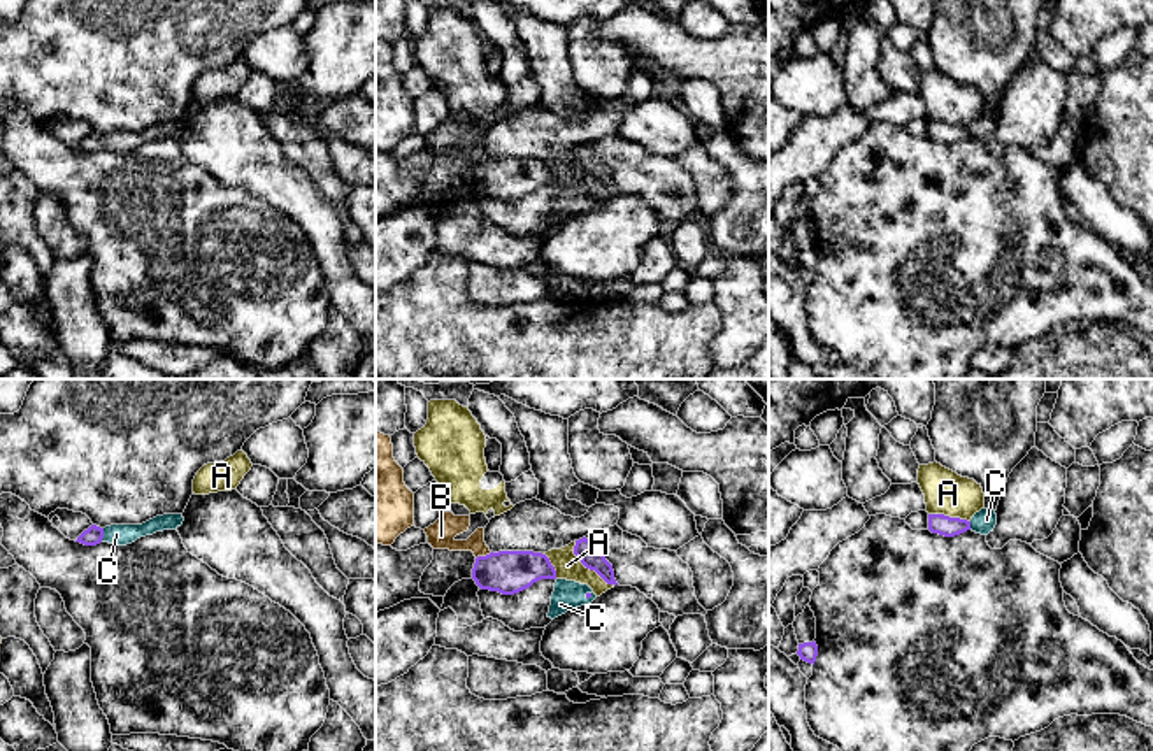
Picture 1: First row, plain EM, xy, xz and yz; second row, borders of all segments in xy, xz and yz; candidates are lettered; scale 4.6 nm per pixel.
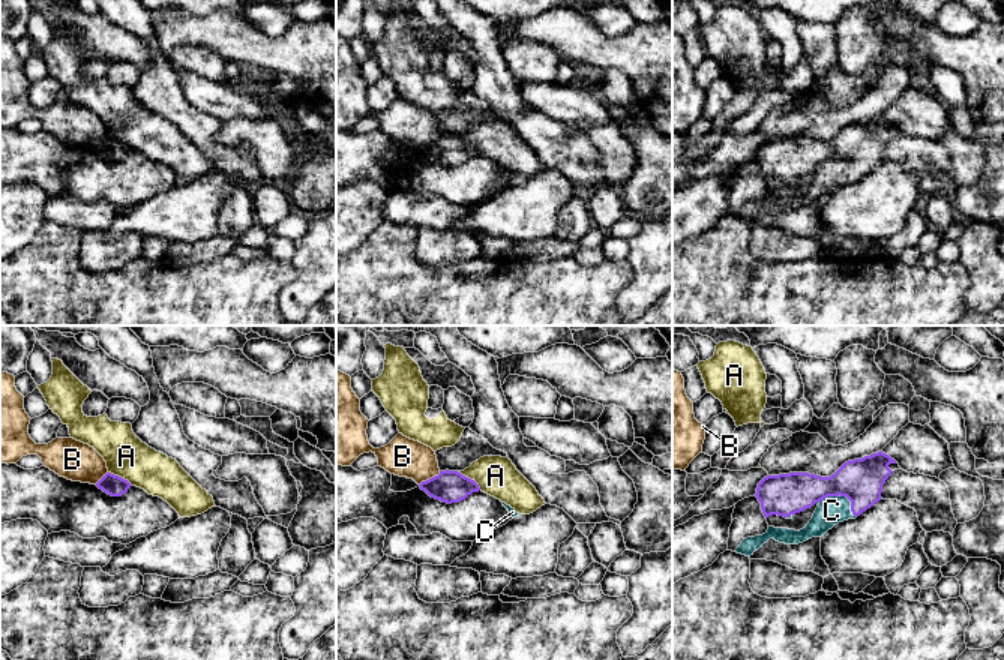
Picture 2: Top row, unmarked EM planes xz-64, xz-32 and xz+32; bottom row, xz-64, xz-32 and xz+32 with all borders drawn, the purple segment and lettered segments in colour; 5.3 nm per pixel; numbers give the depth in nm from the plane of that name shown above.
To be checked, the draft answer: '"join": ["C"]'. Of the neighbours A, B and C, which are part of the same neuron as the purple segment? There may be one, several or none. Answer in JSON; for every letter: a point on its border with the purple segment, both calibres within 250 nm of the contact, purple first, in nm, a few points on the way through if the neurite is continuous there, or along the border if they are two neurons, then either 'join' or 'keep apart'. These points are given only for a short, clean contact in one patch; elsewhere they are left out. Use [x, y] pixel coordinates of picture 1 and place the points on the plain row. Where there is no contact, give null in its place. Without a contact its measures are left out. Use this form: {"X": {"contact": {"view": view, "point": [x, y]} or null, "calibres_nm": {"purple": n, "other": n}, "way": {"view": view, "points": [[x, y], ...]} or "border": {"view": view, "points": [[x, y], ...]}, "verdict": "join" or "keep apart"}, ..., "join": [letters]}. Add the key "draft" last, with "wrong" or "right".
{"A": {"contact": {"view": "xz", "point": [588, 174]}, "calibres_nm": {"purple": 100, "other": 120}, "verdict": "keep apart"}, "B": {"contact": {"view": "xz", "point": [483, 164]}, "calibres_nm": {"purple": 200, "other": 130}, "border": {"view": "xz", "points": [[492, 158], [476, 165]]}, "verdict": "keep apart"}, "C": {"contact": {"view": "xy", "point": [102, 143]}, "calibres_nm": {"purple": 90, "other": 100}, "verdict": "join"}, "join": ["C"], "draft": "right"}

